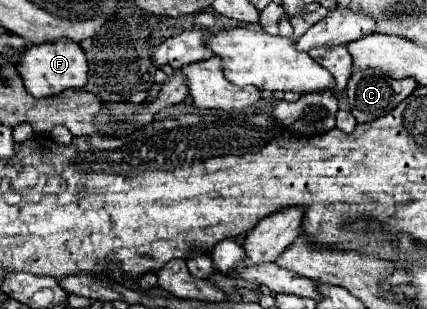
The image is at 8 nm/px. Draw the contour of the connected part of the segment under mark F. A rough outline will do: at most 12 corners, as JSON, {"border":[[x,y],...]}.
{"border":[[70,40],[32,44],[16,68],[36,98],[86,84]]}

